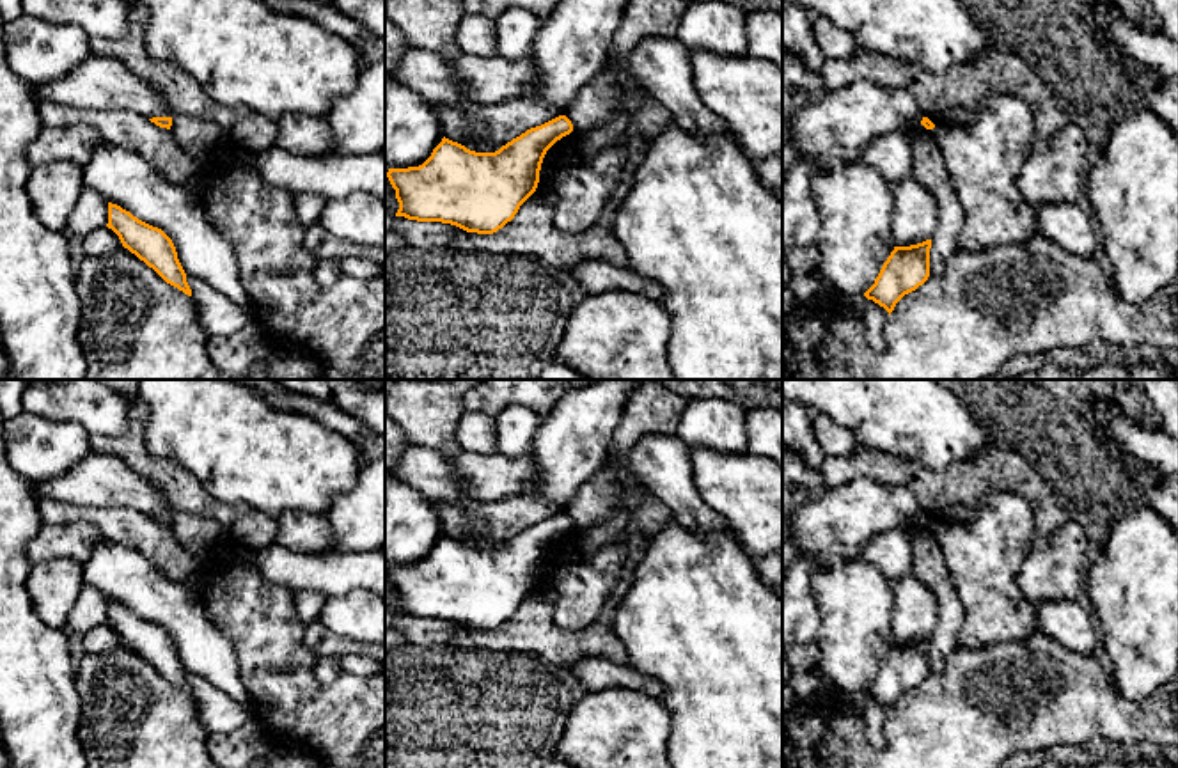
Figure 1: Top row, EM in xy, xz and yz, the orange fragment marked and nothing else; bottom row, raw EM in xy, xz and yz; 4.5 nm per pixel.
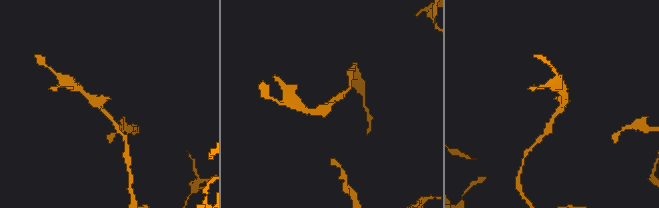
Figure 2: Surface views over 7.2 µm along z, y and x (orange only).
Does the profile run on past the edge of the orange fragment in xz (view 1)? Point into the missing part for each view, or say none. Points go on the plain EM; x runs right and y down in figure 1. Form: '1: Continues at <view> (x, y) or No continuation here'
1: No continuation here

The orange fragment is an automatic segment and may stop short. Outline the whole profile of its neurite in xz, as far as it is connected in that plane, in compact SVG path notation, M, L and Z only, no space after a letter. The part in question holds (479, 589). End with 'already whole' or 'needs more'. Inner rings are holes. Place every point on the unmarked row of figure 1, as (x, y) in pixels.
M559 513L527 527L495 550L475 550L444 534L422 562L389 566L387 575L399 600L396 614L442 619L467 630L493 631L511 619L520 603L536 589L546 548L571 529L571 518Z | already whole

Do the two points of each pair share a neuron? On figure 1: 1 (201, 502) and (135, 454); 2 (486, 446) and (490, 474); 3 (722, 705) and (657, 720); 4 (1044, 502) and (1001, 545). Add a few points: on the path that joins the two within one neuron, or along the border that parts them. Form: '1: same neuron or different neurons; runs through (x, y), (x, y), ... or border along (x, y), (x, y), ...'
1: same neuron; runs through (185, 492), (171, 478), (151, 469)
2: different neurons; border along (462, 449), (483, 454), (497, 453)
3: different neurons; border along (659, 699), (669, 715), (667, 749)
4: different neurons; border along (996, 492), (1017, 493), (1029, 508), (1038, 534)

